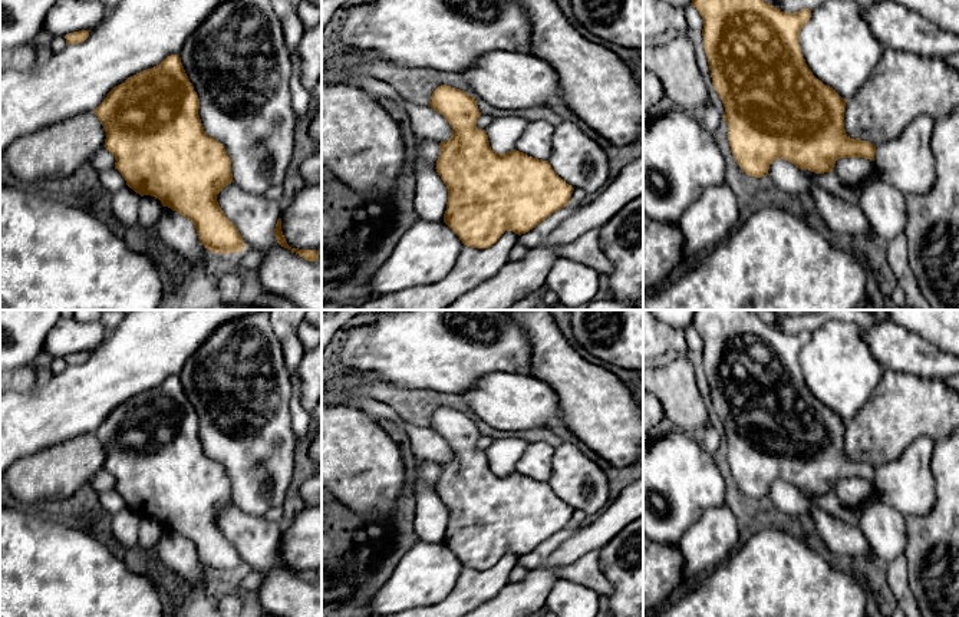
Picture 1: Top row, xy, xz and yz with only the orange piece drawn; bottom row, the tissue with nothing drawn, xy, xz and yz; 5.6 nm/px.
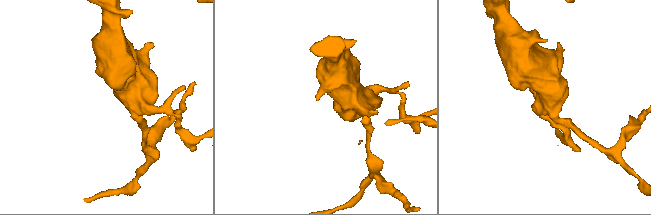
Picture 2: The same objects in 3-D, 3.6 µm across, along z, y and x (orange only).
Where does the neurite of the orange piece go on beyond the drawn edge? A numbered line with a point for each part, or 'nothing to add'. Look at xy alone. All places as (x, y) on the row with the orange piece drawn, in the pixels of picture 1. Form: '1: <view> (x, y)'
1: xy (112, 181)

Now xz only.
nothing to add

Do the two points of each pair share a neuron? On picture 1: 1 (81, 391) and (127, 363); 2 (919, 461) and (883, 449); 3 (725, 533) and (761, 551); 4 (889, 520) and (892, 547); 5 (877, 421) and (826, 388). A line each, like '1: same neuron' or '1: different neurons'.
1: same neuron
2: different neurons
3: different neurons
4: same neuron
5: different neurons

